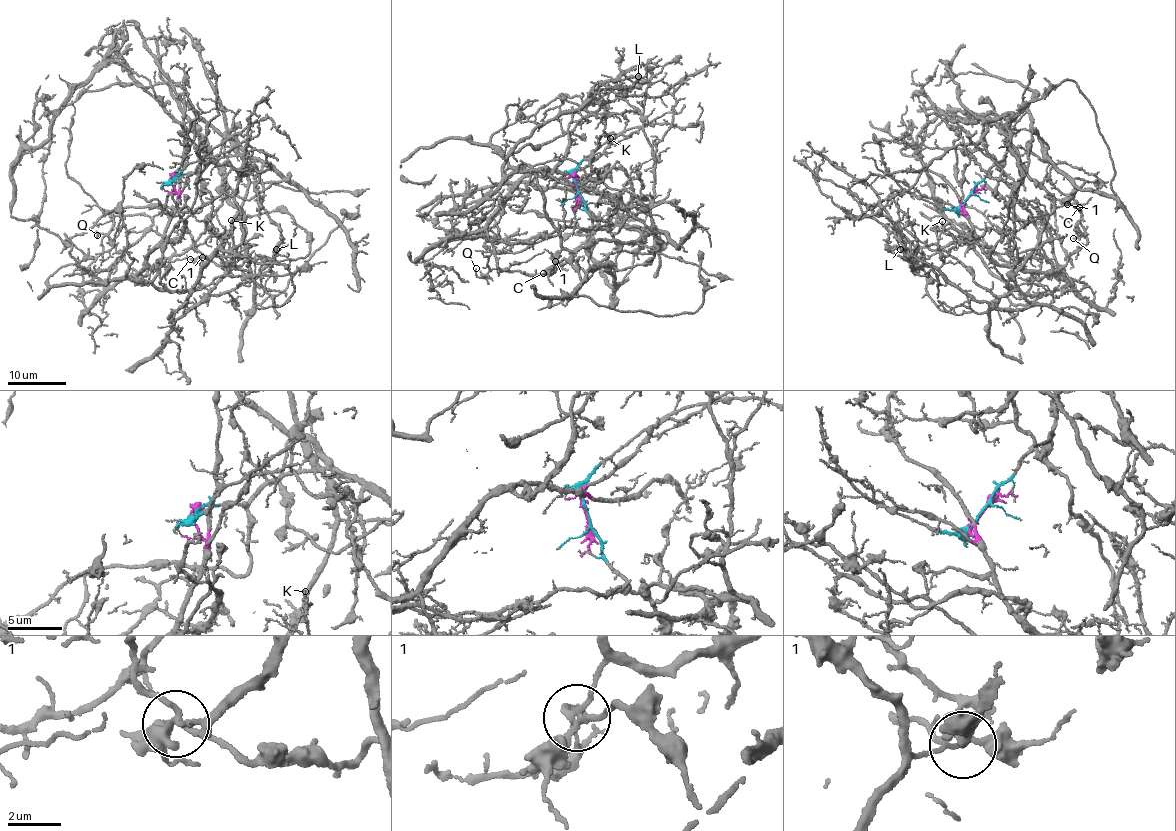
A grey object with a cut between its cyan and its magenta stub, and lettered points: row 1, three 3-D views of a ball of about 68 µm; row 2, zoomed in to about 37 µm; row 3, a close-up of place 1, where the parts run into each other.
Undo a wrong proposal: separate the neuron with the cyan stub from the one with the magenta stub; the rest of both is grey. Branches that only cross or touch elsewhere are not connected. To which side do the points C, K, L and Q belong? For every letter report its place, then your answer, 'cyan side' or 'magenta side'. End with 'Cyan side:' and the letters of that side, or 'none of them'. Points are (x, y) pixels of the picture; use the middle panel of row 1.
C: (543, 273) | magenta side
K: (610, 138) | magenta side
L: (638, 76) | magenta side
Q: (476, 268) | magenta side
Cyan side: none of them

